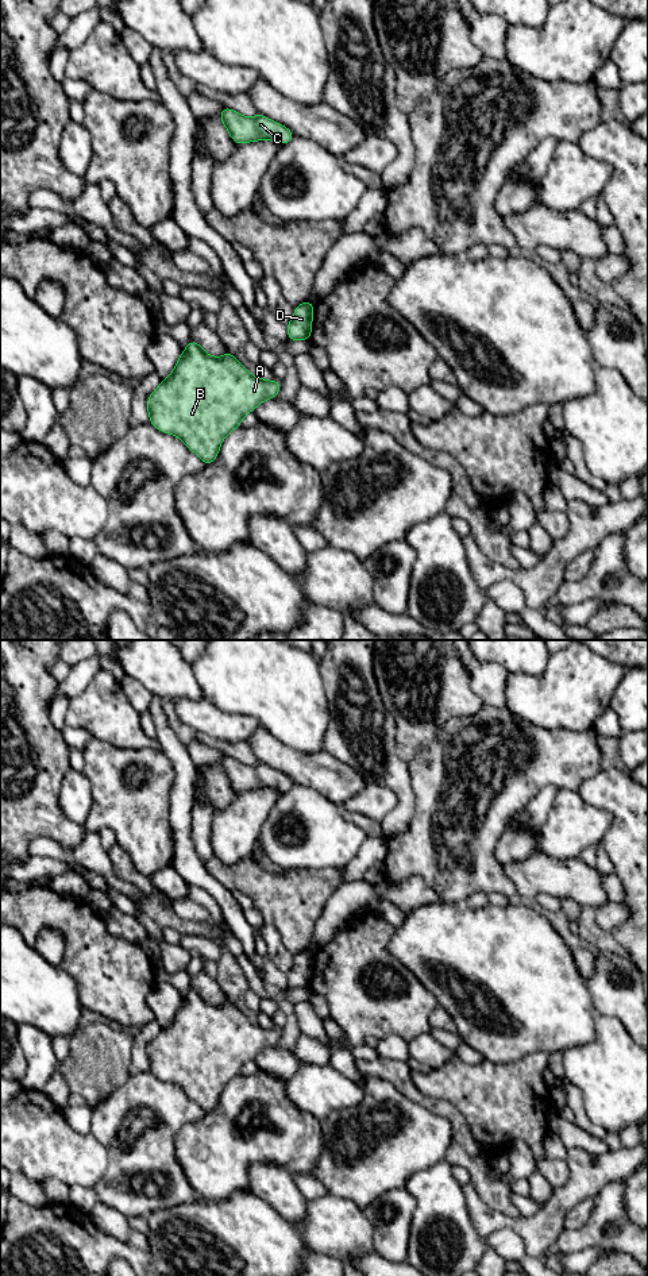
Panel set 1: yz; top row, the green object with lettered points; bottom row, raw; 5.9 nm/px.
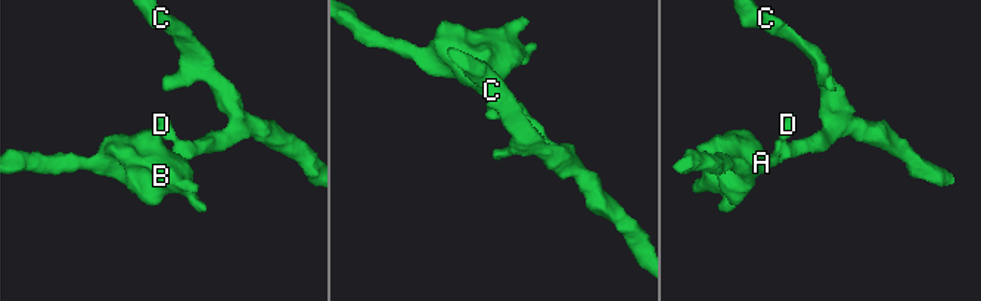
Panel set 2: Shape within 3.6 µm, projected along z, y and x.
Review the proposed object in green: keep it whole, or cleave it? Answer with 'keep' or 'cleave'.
keep

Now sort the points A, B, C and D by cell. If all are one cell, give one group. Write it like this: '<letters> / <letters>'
A B C D

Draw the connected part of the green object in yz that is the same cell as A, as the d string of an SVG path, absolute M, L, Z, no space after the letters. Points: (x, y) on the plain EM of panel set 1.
M192 987L181 999L176 1015L147 1046L150 1071L163 1082L178 1084L184 1092L209 1114L219 1103L225 1084L240 1075L242 1067L255 1056L278 1044L278 1028L263 1029L230 1001L215 1006Z

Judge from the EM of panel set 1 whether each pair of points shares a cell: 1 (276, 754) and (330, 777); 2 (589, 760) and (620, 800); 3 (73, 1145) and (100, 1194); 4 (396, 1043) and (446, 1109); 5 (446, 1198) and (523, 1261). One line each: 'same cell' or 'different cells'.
1: same cell
2: different cells
3: different cells
4: different cells
5: same cell

